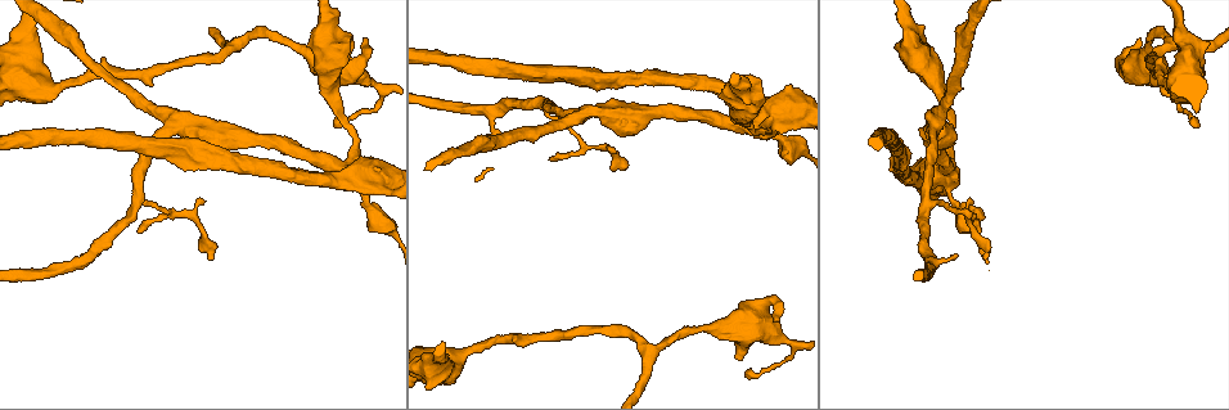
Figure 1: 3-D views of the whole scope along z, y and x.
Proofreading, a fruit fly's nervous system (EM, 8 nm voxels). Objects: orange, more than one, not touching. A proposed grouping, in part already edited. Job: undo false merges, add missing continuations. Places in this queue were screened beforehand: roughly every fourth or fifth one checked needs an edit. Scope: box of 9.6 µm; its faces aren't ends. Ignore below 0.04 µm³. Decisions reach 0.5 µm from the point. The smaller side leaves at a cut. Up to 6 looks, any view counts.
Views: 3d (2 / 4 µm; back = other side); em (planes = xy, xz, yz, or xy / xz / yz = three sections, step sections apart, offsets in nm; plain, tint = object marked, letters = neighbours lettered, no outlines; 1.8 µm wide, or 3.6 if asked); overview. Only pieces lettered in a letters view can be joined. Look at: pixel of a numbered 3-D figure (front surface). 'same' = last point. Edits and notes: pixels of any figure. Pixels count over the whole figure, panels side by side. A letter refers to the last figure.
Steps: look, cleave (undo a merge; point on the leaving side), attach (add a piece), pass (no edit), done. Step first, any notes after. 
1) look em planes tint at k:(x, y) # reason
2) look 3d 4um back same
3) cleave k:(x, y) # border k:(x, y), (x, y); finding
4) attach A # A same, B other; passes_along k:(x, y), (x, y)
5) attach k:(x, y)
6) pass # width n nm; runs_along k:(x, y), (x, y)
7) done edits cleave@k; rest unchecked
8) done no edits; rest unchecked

look 3d 4um back at 1:(950, 171) # sudden change in width

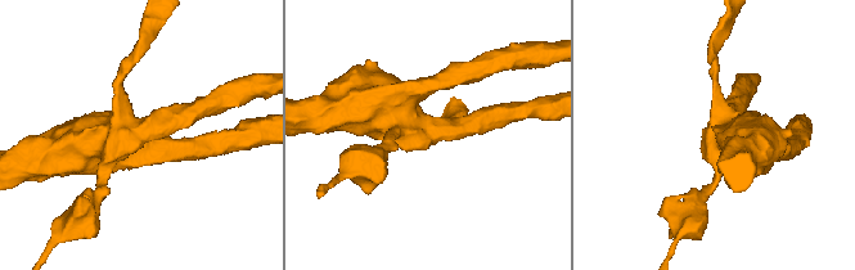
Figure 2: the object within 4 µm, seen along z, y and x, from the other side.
look em 3.6um planes letters at 2:(413, 132) # need the tissue

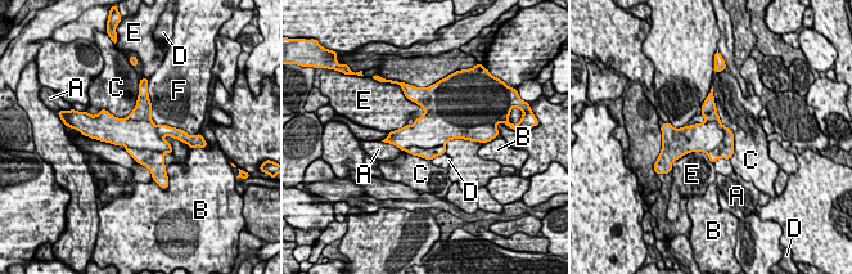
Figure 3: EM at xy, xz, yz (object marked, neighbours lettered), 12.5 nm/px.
pass # longest_contact C 850 nm; A other, B other, C other, D other, E other, F other; one neuron here

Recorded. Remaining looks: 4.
look em planes letters at 1:(929, 205) # three-way junction

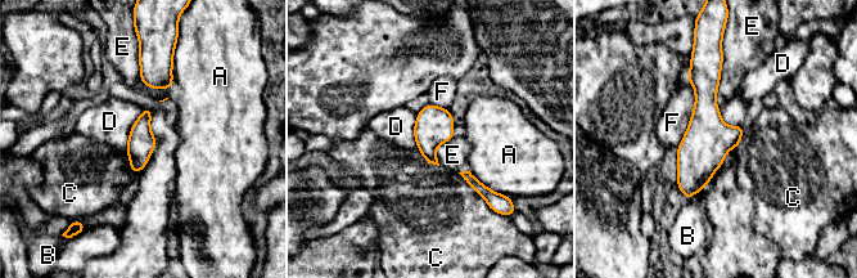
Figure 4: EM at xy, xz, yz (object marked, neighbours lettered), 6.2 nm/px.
pass # A other, B other, C other, D other, E other, F other; runs_along 4:(712, 64), (706, 143), (686, 193); one neuron here

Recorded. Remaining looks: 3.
look em 3.6um xz step 16 tint at 1:(182, 130) # three-way junction

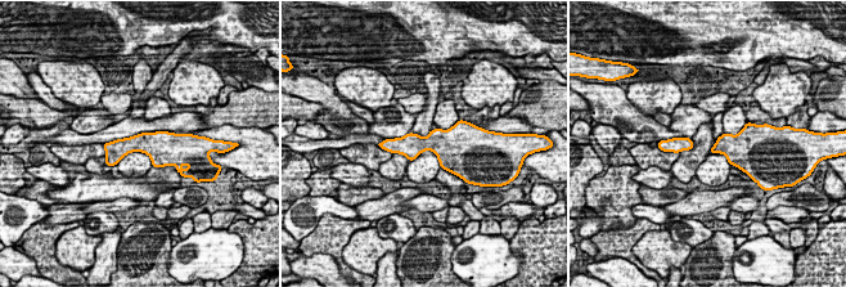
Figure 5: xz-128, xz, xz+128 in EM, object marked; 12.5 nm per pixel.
look em 3.6um planes tint same # cut it another way

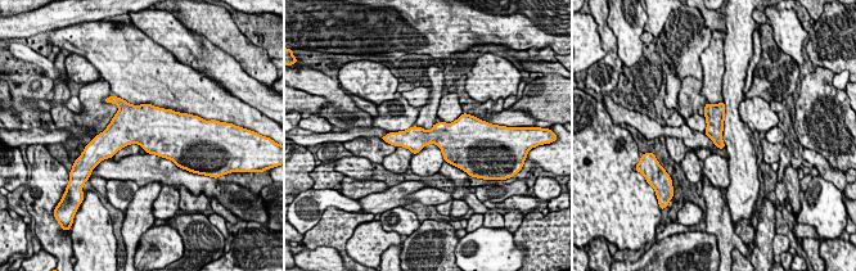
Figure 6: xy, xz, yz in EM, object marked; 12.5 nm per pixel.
look em 3.6um planes letters same

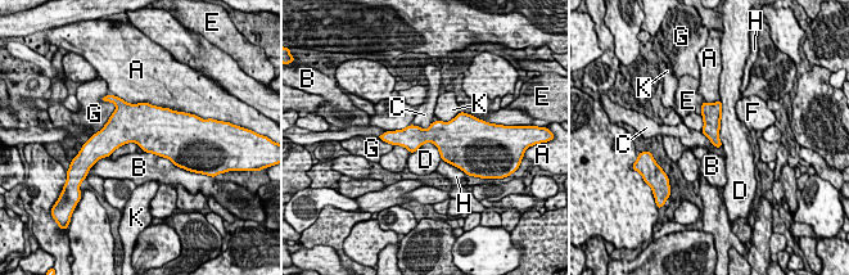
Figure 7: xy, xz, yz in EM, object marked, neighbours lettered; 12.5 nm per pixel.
pass # longest_contact A 750 nm; A other, B other, C other, D other, E other, F other, G other, H other, K other; border 7:(719, 100), (719, 141), (722, 147); continuous, no second neuron

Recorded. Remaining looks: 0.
done no edits; rest unchecked

